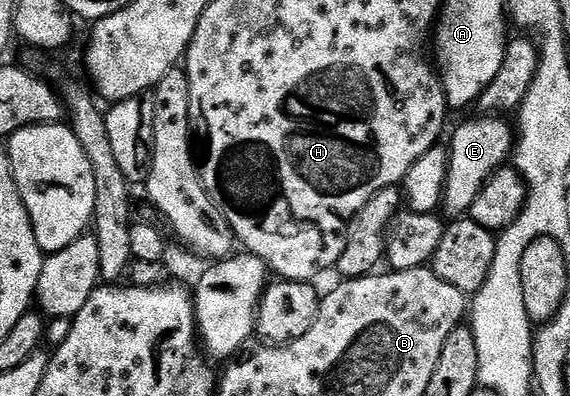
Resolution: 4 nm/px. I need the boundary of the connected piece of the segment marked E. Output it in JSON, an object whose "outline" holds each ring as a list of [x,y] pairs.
{"outline":[[[478,115],[475,121],[466,121],[448,140],[450,162],[448,179],[442,196],[441,212],[447,218],[457,219],[467,216],[476,203],[476,195],[486,186],[486,180],[497,169],[503,168],[511,160],[516,140],[516,129],[509,120],[498,115]]]}

